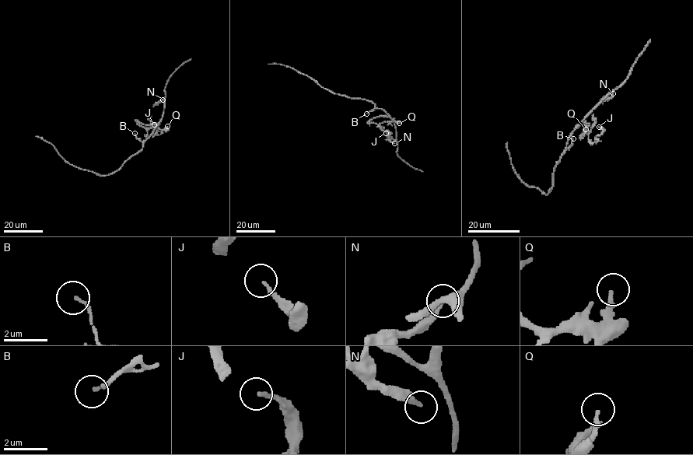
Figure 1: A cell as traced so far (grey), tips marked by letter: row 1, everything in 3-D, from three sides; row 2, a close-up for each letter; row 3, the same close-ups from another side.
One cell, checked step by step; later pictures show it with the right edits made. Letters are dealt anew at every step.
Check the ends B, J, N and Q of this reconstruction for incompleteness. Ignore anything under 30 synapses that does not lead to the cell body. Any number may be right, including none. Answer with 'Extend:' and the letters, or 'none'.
Extend: none

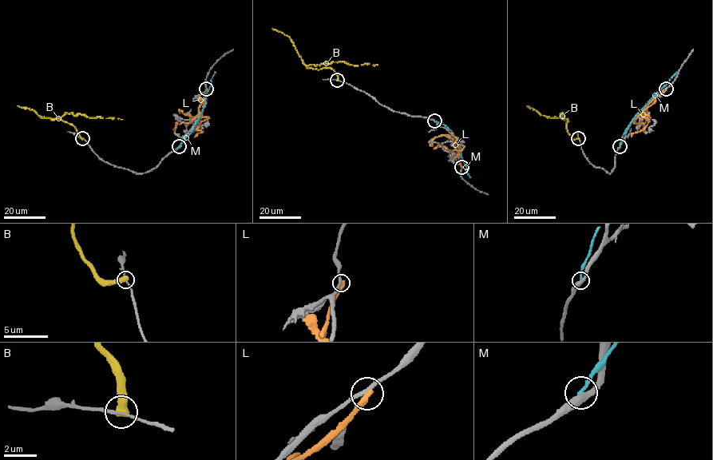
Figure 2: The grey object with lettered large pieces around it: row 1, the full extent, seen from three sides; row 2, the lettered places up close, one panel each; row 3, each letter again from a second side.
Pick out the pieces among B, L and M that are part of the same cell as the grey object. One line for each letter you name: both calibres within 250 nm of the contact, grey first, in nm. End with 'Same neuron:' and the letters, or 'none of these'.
Same neuron: none of these

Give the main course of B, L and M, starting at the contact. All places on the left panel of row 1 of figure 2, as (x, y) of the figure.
B: (82, 138), (74, 127), (60, 119), (51, 119), (73, 113), (123, 120)
L: (207, 89), (199, 112), (207, 118), (202, 121), (198, 129), (201, 132), (194, 137)
M: (179, 146), (195, 125), (205, 105), (207, 93), (215, 72)

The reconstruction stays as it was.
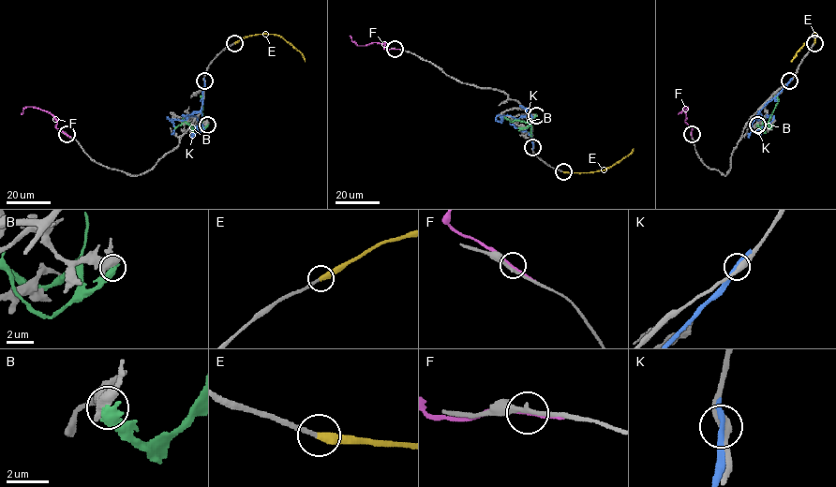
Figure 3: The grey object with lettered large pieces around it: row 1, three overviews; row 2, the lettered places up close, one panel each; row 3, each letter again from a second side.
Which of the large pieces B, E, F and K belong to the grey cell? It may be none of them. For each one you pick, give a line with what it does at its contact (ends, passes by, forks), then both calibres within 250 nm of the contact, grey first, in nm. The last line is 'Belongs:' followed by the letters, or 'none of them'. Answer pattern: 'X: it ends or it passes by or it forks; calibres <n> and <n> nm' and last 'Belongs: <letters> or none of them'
E: it ends; calibres 190 and 420 nm
Belongs: E

